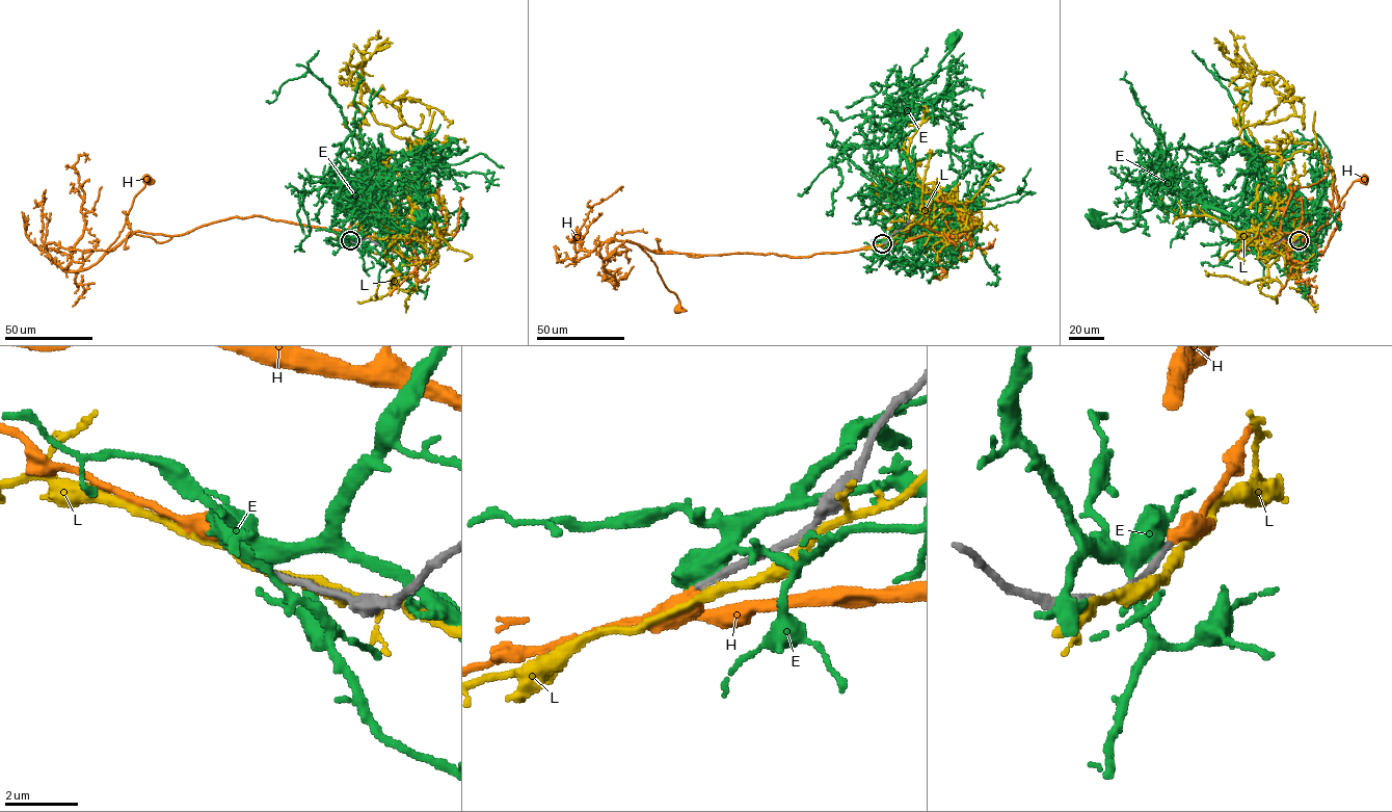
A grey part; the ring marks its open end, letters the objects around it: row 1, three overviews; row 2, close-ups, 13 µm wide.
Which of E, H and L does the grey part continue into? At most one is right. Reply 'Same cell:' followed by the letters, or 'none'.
Same cell: H

